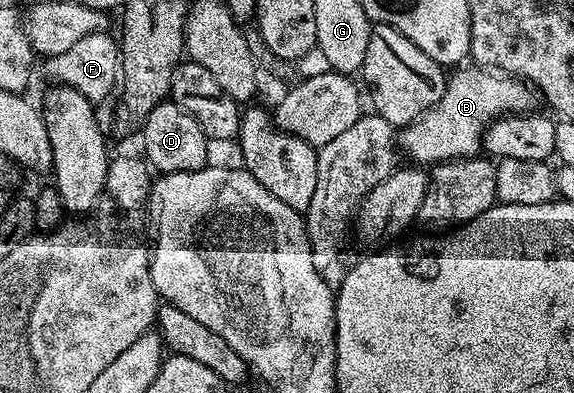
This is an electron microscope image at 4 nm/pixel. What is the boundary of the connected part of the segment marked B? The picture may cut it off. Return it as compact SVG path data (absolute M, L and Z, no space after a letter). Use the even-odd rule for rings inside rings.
M490 68L459 69L451 73L446 91L428 112L400 130L400 150L411 163L437 164L473 158L483 149L484 131L495 118L507 114L524 114L535 109L536 94L521 78L512 78Z

